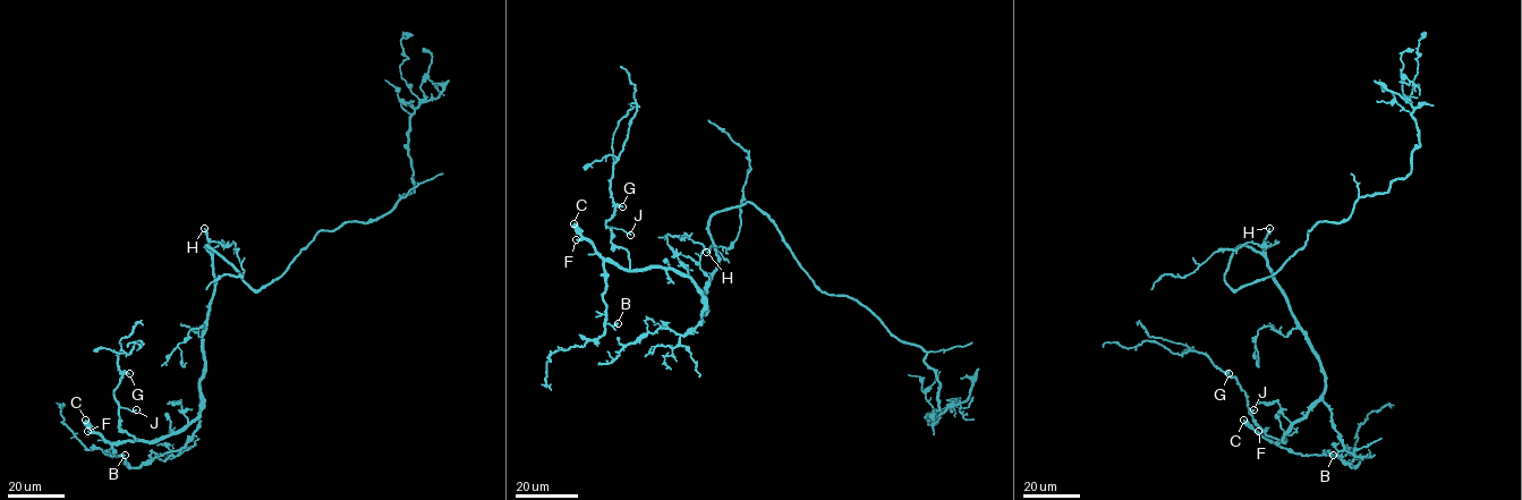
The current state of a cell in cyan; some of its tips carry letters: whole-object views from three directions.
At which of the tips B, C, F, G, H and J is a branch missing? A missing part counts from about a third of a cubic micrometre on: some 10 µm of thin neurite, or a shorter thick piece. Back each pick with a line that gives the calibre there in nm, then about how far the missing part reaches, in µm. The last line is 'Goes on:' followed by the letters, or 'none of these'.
C: Thickness 500 nm. Missing length about 90 µm
F: Thickness 320 nm. Missing length about 40 µm
H: Thickness 240 nm. Missing length about 120 µm
Goes on: C, F, H

